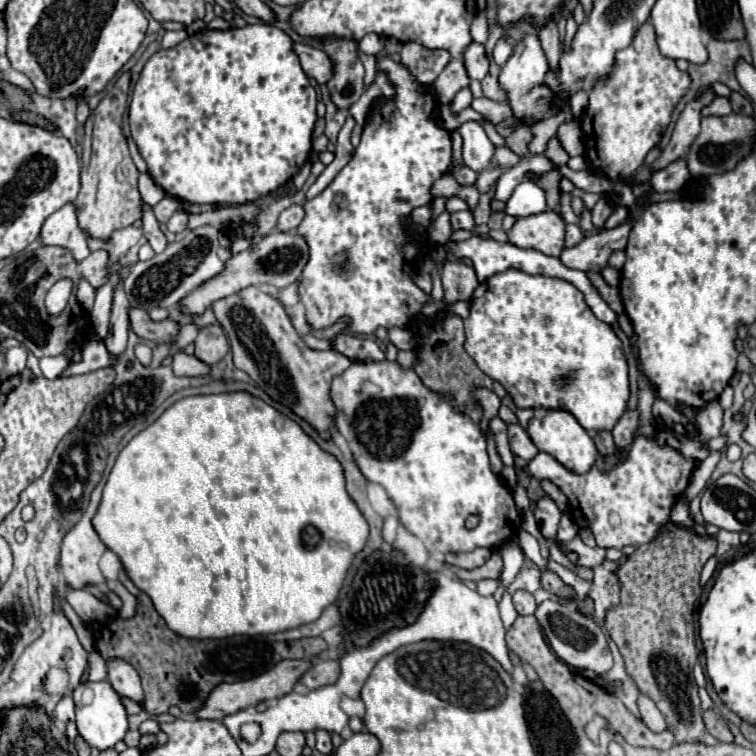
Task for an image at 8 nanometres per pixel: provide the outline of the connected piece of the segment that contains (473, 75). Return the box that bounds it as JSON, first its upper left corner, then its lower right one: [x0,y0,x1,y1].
[464,43,490,79]

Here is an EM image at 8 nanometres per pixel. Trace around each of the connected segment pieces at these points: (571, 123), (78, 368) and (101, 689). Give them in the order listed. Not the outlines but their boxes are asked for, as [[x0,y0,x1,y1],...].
[[556,117,584,157],[60,335,114,377],[74,681,128,751]]

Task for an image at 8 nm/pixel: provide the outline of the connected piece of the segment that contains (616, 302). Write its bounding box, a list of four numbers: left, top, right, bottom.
[588,273,624,315]

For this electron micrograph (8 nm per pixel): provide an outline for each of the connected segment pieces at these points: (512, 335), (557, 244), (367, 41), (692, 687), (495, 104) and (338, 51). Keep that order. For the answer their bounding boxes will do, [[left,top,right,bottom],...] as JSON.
[[464,269,628,431],[508,211,566,257],[360,33,384,55],[604,521,716,743],[470,97,512,125],[318,37,364,109]]

